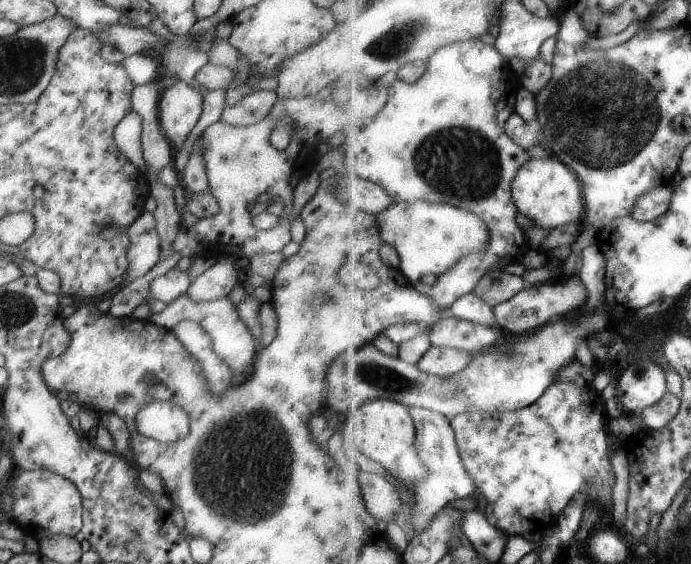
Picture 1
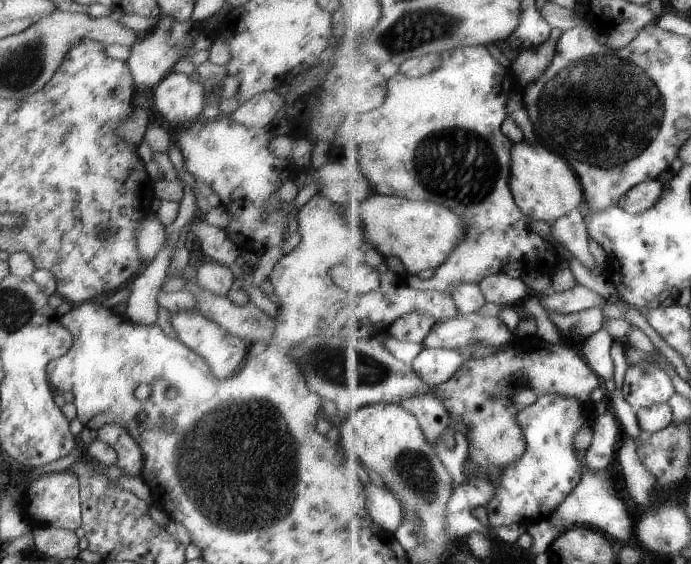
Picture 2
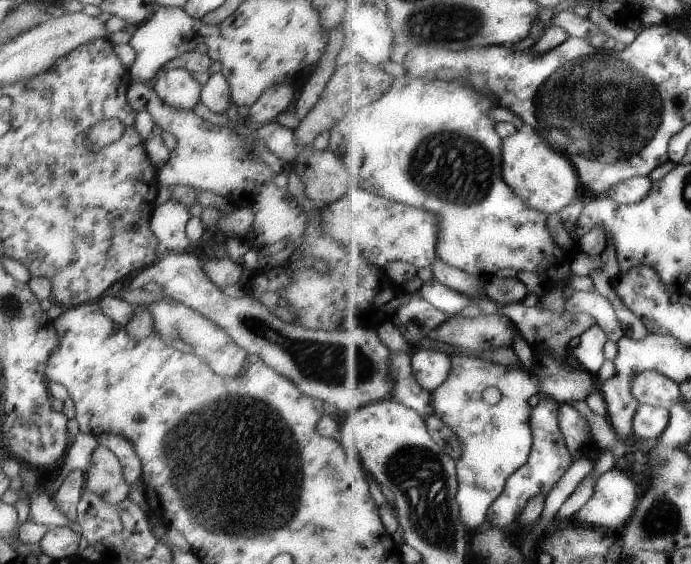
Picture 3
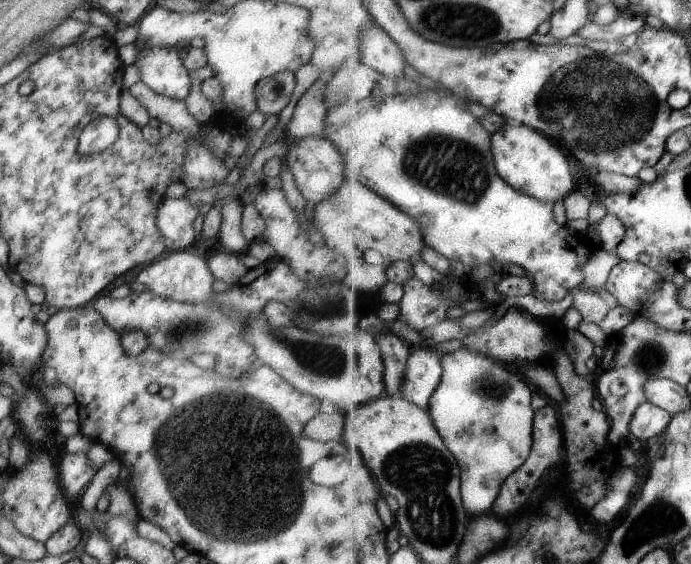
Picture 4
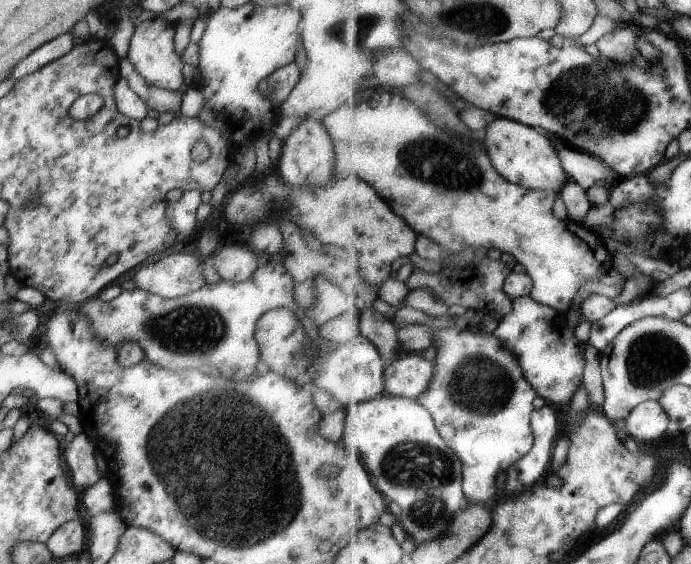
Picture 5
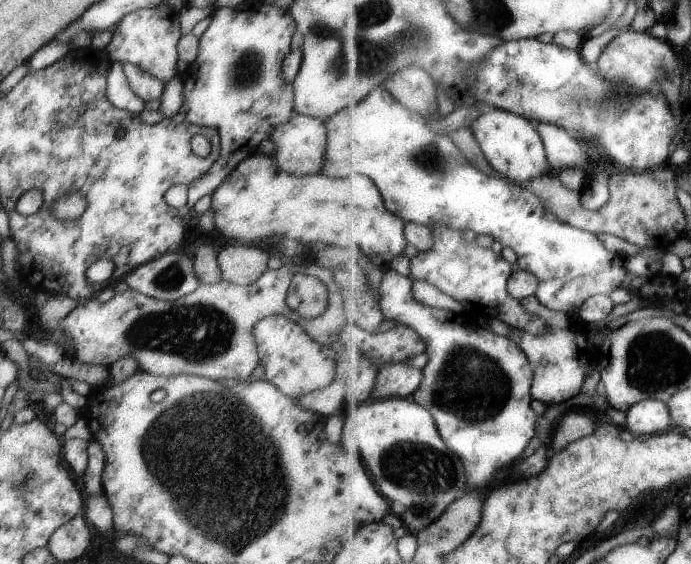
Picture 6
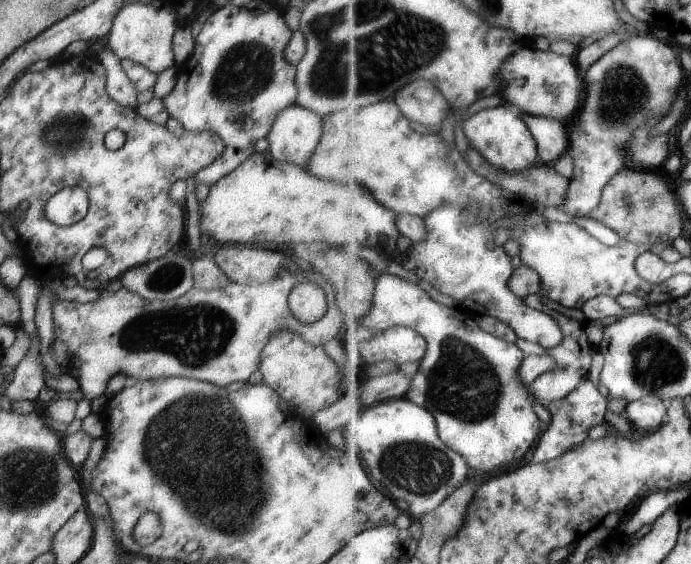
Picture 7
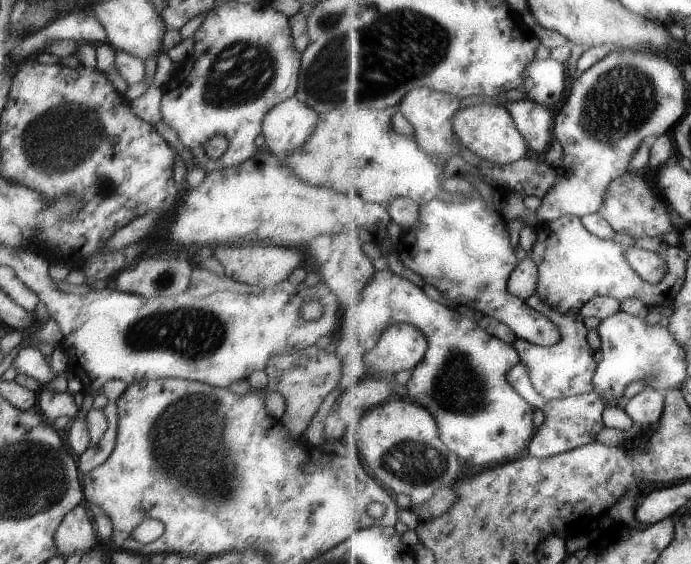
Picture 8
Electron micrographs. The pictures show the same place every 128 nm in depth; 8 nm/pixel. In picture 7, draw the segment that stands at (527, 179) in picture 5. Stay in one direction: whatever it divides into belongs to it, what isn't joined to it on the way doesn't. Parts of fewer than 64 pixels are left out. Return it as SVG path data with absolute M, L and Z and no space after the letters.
M513 103L482 109L463 122L463 131L471 147L477 149L491 164L508 171L518 171L539 163L536 136L522 117L522 110Z

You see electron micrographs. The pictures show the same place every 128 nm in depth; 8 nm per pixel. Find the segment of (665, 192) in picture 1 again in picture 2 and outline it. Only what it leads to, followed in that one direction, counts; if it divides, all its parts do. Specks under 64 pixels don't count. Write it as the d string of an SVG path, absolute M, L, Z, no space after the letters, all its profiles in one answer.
M657 180L643 181L632 186L620 199L618 205L633 214L643 214L660 201L664 184Z

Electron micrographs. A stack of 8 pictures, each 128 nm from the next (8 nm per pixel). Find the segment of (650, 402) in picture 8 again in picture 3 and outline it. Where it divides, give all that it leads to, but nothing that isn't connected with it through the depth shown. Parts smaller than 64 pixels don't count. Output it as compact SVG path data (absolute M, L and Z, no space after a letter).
M642 404L634 416L634 434L659 439L670 425L671 411L665 407Z

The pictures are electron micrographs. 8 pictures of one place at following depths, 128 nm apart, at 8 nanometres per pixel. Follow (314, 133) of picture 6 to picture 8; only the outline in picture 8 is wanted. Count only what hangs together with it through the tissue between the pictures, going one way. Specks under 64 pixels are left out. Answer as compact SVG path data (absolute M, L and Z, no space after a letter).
M294 96L278 102L260 122L263 147L282 158L307 140L317 119L318 114Z

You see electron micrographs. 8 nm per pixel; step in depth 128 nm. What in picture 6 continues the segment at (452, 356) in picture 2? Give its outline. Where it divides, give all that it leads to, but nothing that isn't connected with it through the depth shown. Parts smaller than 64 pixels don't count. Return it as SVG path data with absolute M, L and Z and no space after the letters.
M389 363L378 372L371 400L409 398L422 385L424 370L407 363Z

